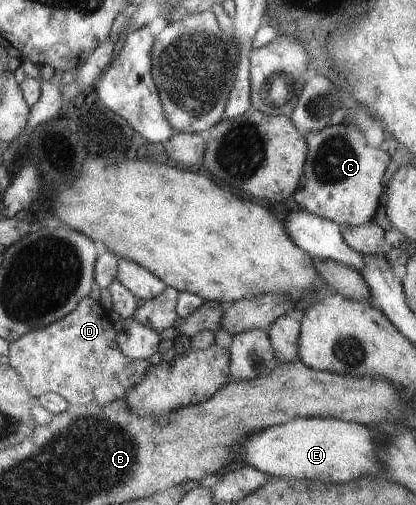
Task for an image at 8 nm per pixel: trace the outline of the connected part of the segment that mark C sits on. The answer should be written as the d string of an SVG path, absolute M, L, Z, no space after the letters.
M352 124L326 126L303 135L306 145L301 177L292 198L303 211L339 225L342 242L359 255L378 254L383 230L372 219L382 192L382 174L388 154L366 144L362 132Z

